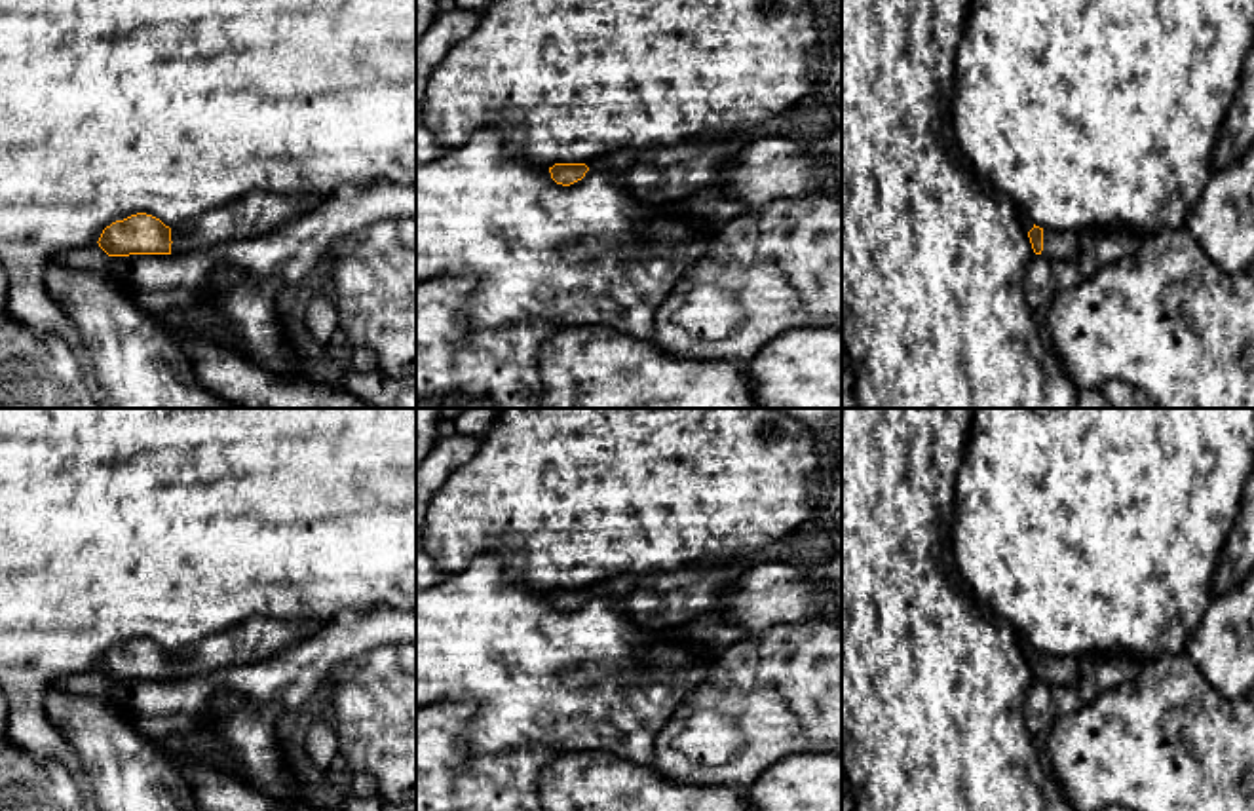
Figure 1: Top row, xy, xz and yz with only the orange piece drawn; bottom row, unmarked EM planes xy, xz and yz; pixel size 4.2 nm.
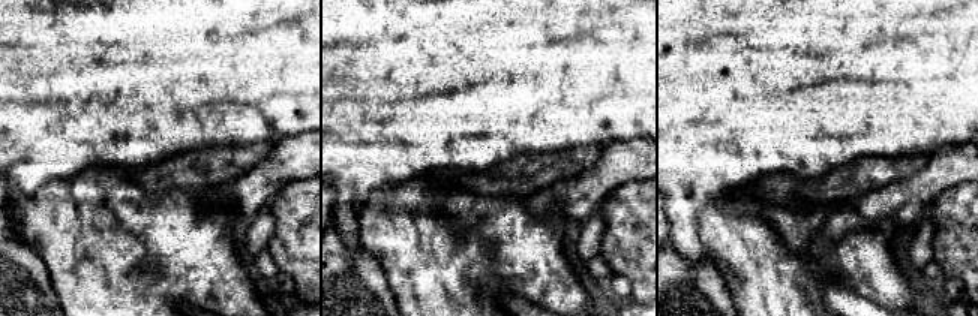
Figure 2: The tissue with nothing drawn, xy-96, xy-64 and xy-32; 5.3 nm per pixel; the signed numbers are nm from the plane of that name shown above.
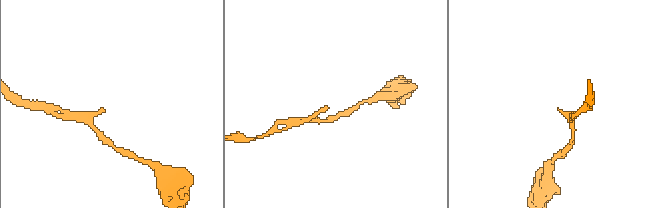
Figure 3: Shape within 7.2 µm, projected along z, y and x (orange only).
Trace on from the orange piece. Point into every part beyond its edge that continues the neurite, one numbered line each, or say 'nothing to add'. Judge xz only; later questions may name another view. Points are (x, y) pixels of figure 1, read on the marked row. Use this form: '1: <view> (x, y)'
nothing to add

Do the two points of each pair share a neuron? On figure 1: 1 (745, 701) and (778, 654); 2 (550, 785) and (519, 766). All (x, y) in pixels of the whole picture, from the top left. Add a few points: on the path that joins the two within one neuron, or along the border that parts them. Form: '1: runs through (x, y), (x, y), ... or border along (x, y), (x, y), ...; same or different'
1: runs through (757, 690), (778, 665); same
2: border along (563, 754), (542, 770), (536, 791); different

